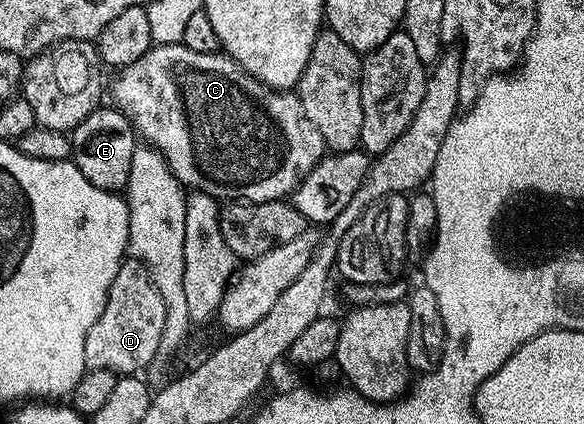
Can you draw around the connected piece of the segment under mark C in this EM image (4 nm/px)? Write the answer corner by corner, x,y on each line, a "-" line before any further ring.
154,44
150,46
146,54
139,56
139,60
135,60
135,64
120,67
116,74
117,79
113,82
114,100
112,99
116,109
129,117
130,122
133,123
134,131
148,145
164,156
171,172
175,172
175,176
180,180
182,186
190,191
210,194
218,200
236,200
243,203
285,200
293,194
304,178
321,163
321,159
326,157
327,147
323,136
319,136
319,128
315,128
315,124
311,124
311,120
307,120
307,116
301,107
300,97
293,92
272,90
270,86
265,86
258,78
250,76
234,58
229,57
224,52
204,54
203,52
191,52
191,48
187,48
183,44
171,46

